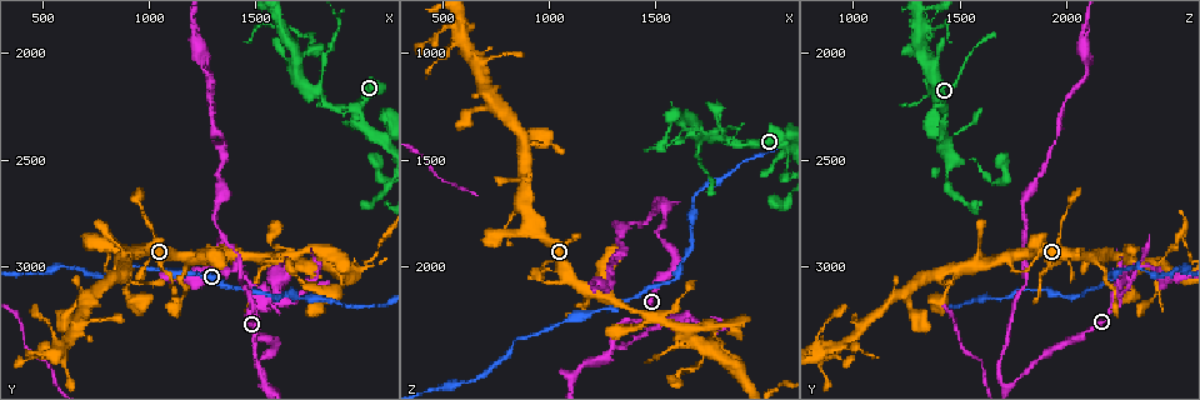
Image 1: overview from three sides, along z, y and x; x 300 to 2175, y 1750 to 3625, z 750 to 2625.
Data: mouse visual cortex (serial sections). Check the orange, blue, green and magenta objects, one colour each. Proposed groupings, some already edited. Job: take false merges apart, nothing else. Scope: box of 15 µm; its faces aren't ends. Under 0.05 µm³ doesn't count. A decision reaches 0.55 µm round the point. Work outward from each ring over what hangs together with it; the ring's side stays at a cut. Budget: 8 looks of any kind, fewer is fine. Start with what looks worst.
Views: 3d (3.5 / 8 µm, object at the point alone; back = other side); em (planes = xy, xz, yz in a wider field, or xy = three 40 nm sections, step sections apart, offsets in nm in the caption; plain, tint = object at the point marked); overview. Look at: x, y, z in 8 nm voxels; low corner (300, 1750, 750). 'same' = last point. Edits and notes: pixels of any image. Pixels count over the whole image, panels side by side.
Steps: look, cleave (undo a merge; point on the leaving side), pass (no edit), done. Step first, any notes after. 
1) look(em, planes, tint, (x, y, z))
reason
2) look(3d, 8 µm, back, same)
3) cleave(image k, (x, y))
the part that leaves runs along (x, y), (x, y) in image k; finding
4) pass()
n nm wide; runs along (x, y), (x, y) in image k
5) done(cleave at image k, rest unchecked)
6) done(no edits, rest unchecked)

look(3d, 8 µm, (1470, 3060, 2310))
three-way junction

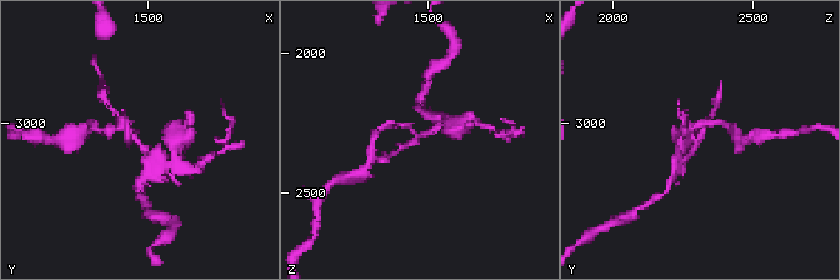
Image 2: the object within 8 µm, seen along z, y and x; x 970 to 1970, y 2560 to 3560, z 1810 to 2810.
look(3d, 3.5 µm, (1460, 3070, 2300))
closer look

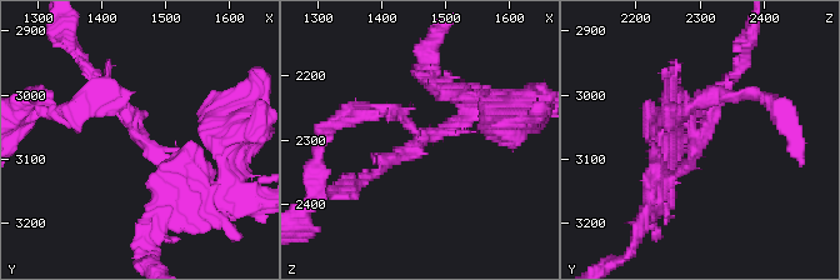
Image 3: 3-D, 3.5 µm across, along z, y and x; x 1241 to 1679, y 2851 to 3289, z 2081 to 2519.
pass()
runs along (186, 184), (121, 106), (79, 115) in image 3; all the same cell

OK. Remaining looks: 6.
look(3d, 8 µm, (1520, 3550, 1690))
side arm on a straight run

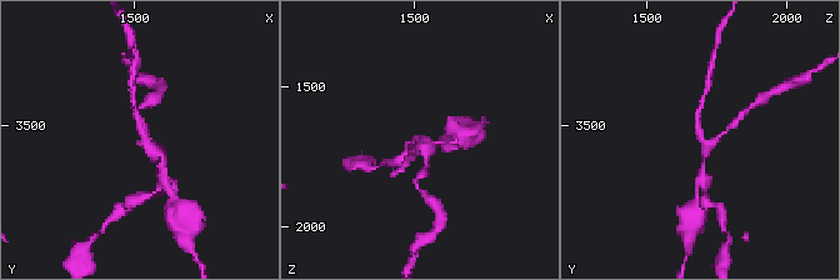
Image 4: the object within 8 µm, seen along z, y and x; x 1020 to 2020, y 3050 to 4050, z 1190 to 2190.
look(3d, 3.5 µm, (1540, 3550, 1690))
closer look

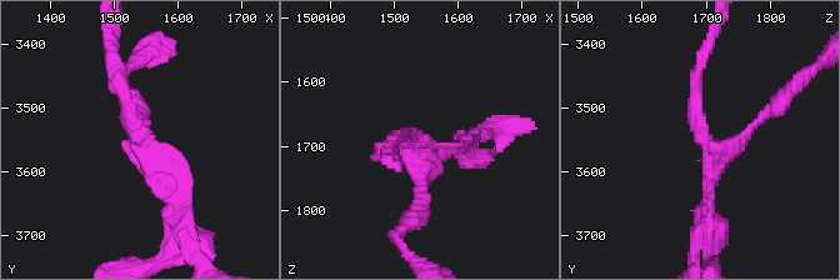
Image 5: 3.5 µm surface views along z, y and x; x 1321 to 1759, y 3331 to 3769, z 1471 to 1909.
look(em, xy, step 2, tint, (1530, 3545, 1695))
3 arms; arms of 150, 150, 200 nm

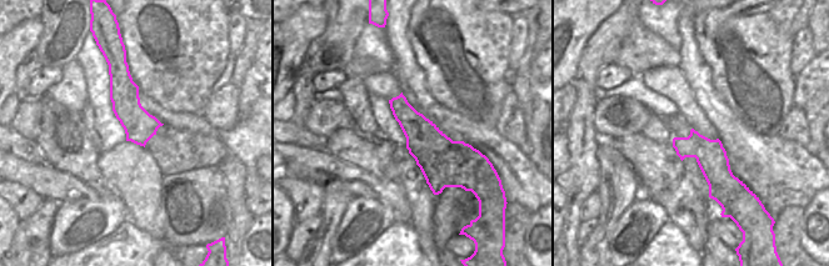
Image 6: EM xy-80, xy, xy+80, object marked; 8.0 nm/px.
pass()
all the same cell

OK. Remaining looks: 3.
look(3d, 8 µm, (2090, 2410, 1420))
small branch off a trunk

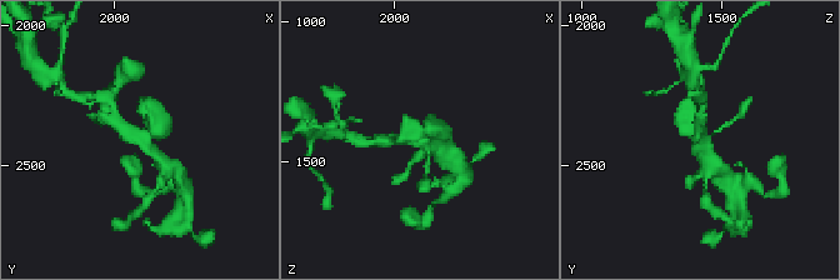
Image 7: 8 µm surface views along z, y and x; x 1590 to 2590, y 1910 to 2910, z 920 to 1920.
look(3d, 3.5 µm, (2100, 2420, 1430))

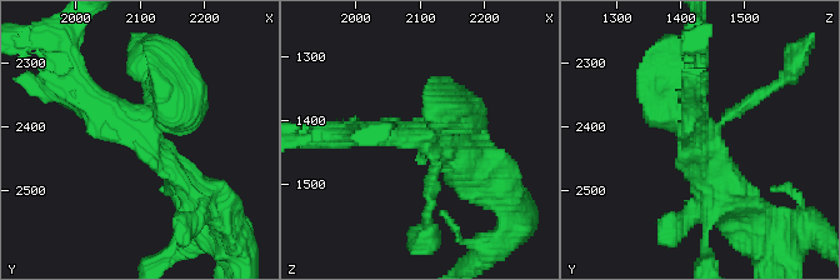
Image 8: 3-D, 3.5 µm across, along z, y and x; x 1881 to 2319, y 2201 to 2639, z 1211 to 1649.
look(em, xy, step 2, tint, (2095, 2405, 1420))
4 arms; arms of 150, 300, 350, 500 nm

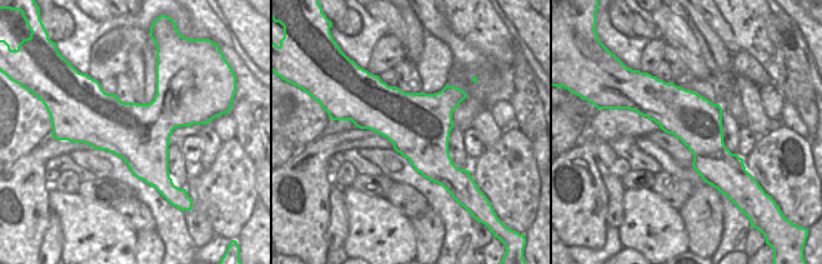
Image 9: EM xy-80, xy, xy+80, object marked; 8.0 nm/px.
pass()
runs along (636, 98), (665, 103), (742, 170) in image 9; all the same cell

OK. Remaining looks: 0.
done(no edits, rest unchecked)

